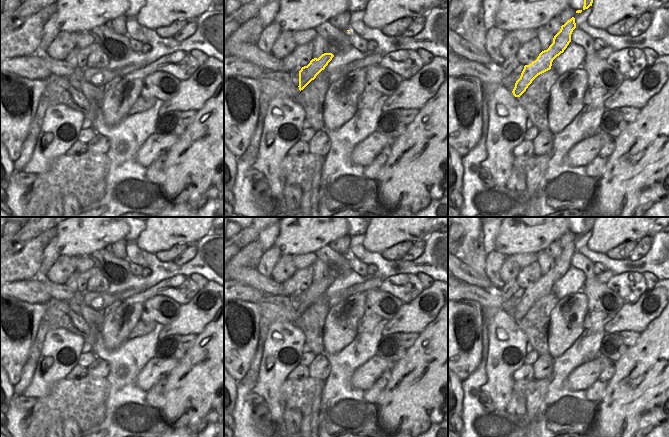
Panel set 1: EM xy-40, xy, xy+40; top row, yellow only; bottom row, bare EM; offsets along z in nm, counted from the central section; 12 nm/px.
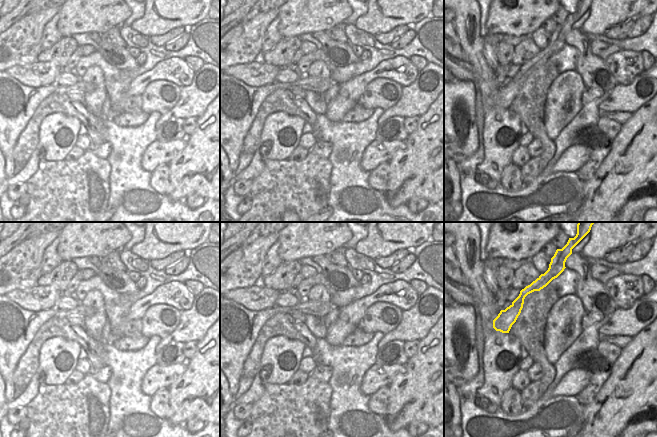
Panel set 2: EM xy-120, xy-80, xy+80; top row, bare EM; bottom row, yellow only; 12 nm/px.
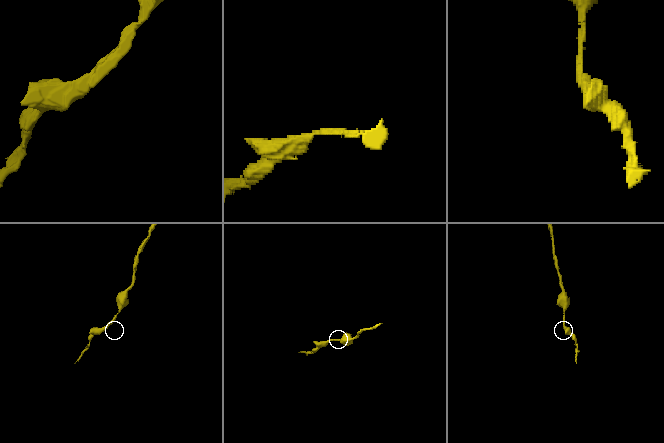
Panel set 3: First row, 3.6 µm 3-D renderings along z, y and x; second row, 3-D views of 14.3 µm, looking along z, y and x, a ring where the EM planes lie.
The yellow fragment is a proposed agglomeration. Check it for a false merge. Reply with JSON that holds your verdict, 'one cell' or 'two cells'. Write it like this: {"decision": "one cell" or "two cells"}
{"decision": "one cell"}

